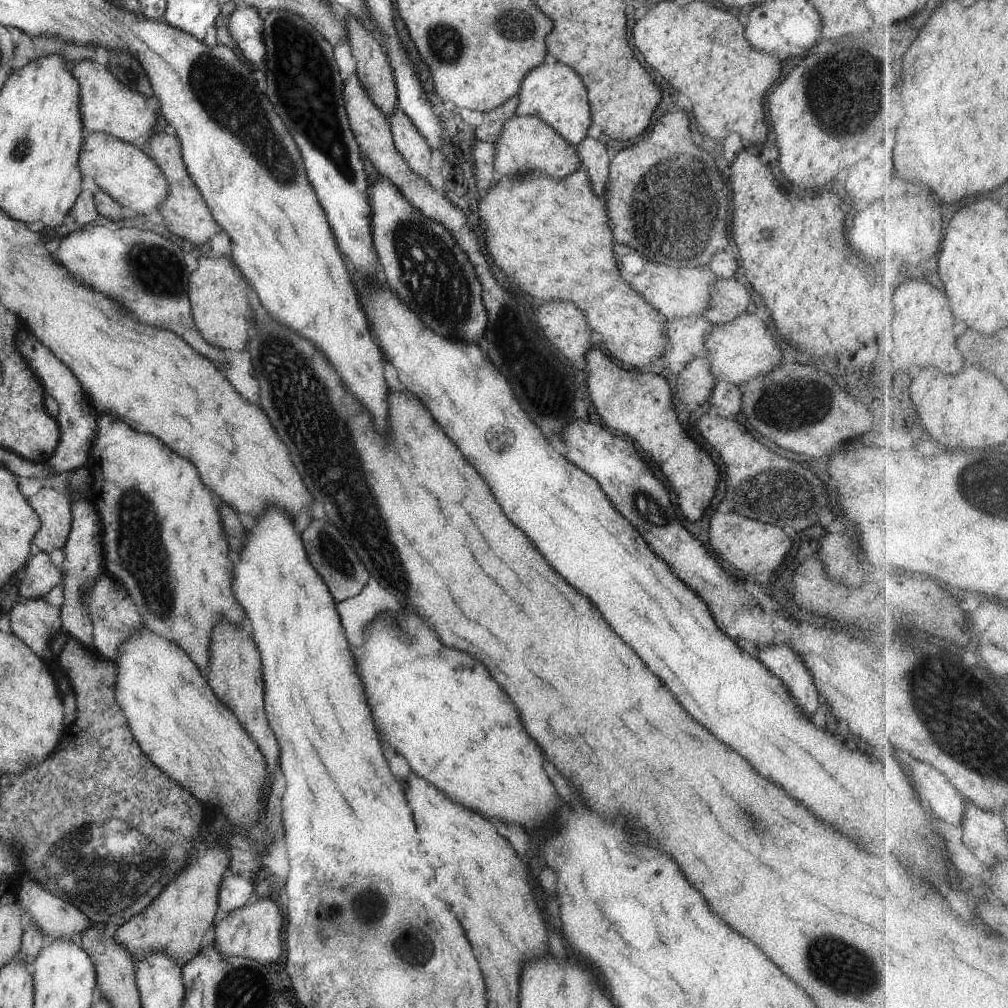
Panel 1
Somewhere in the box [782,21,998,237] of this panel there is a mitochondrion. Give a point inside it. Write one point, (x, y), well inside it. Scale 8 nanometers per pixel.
(839, 102)

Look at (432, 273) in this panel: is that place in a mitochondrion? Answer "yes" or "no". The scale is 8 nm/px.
yes

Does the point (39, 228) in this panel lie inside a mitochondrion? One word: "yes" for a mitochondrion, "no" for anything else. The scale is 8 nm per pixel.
no

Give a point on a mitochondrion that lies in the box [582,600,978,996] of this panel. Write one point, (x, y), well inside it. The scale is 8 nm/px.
(843, 965)

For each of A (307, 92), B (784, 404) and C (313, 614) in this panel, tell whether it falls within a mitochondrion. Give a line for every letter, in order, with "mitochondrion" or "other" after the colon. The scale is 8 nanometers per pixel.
A: mitochondrion
B: mitochondrion
C: other

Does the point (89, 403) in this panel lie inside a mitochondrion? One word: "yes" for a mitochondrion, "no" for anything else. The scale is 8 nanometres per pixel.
no

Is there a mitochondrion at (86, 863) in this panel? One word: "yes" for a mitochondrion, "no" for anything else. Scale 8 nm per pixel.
yes

